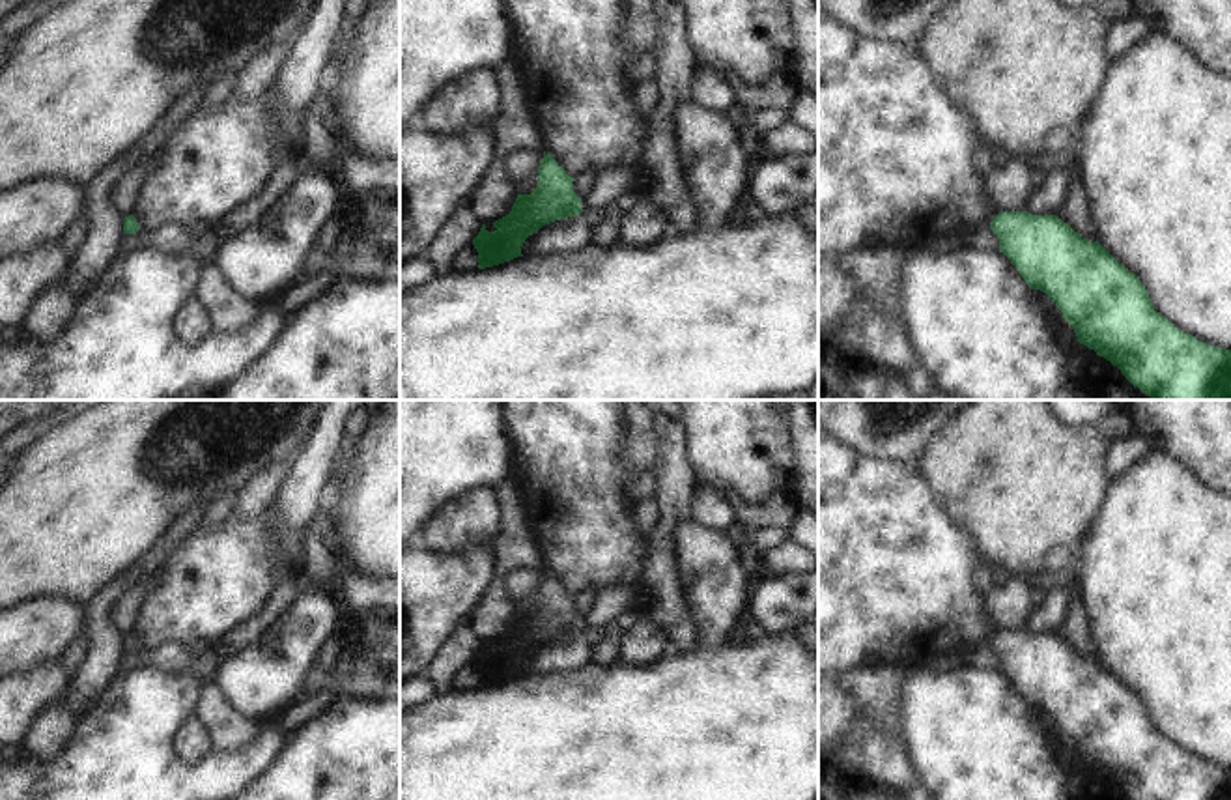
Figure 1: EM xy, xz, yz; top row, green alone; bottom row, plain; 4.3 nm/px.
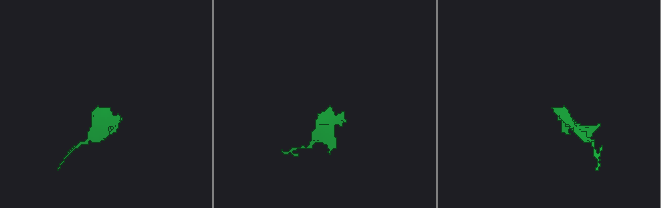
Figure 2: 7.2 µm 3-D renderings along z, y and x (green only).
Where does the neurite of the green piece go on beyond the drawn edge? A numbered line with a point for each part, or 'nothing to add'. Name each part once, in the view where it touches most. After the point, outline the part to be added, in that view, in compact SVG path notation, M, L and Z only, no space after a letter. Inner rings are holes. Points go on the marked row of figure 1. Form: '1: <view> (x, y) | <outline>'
nothing to add

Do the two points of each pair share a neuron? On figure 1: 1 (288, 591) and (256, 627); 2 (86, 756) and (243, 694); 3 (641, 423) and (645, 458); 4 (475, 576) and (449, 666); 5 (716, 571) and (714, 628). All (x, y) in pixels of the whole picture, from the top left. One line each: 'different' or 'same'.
1: same
2: different
3: same
4: different
5: same

